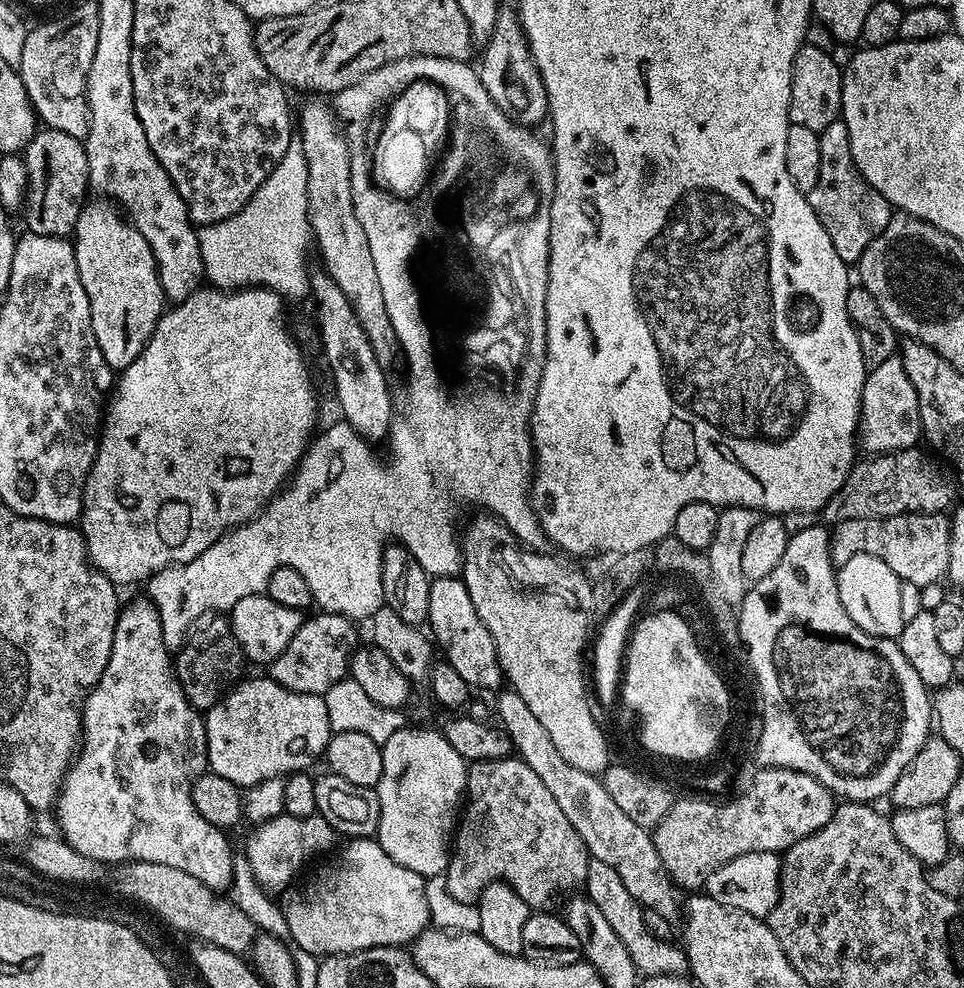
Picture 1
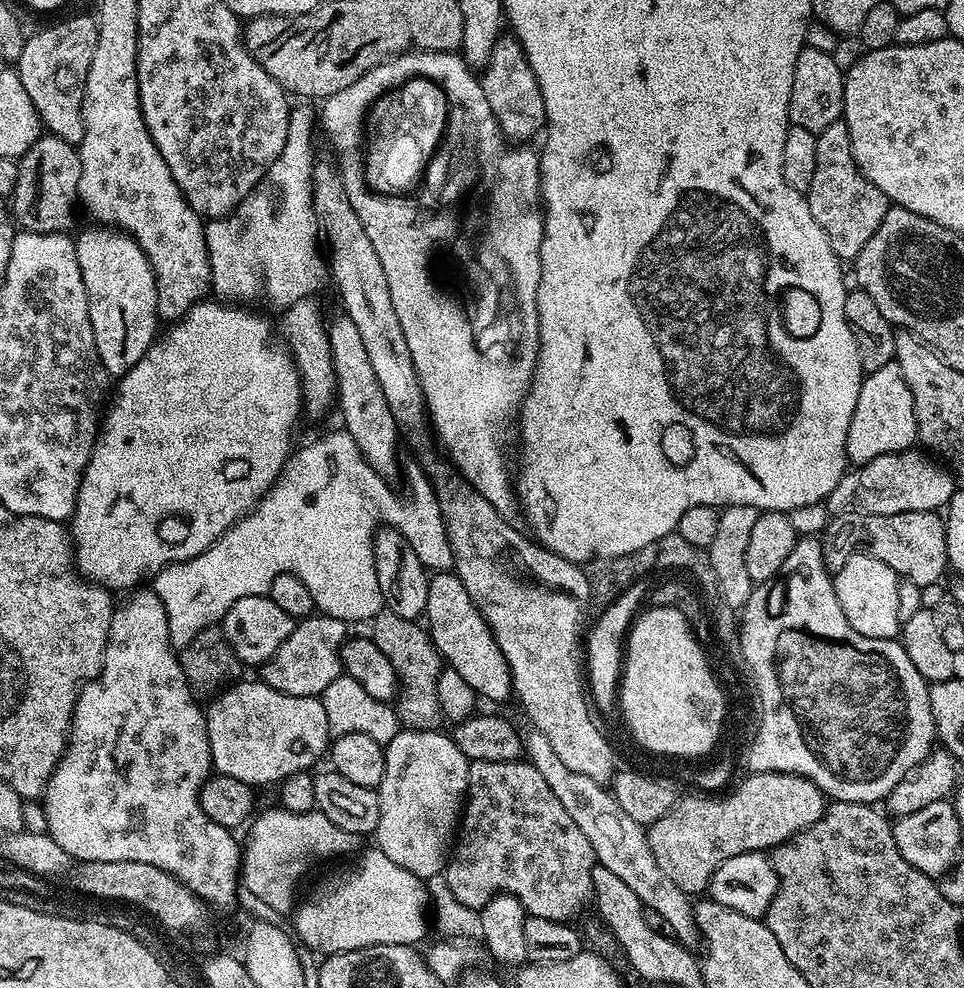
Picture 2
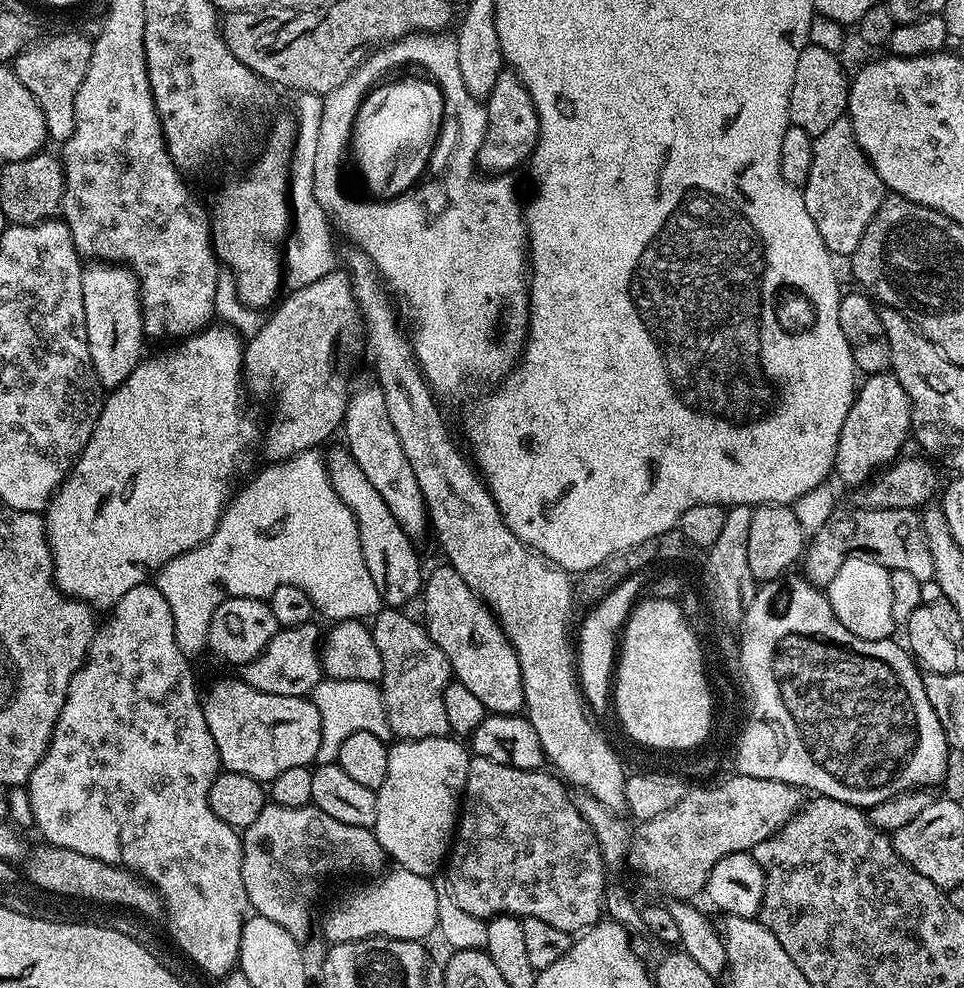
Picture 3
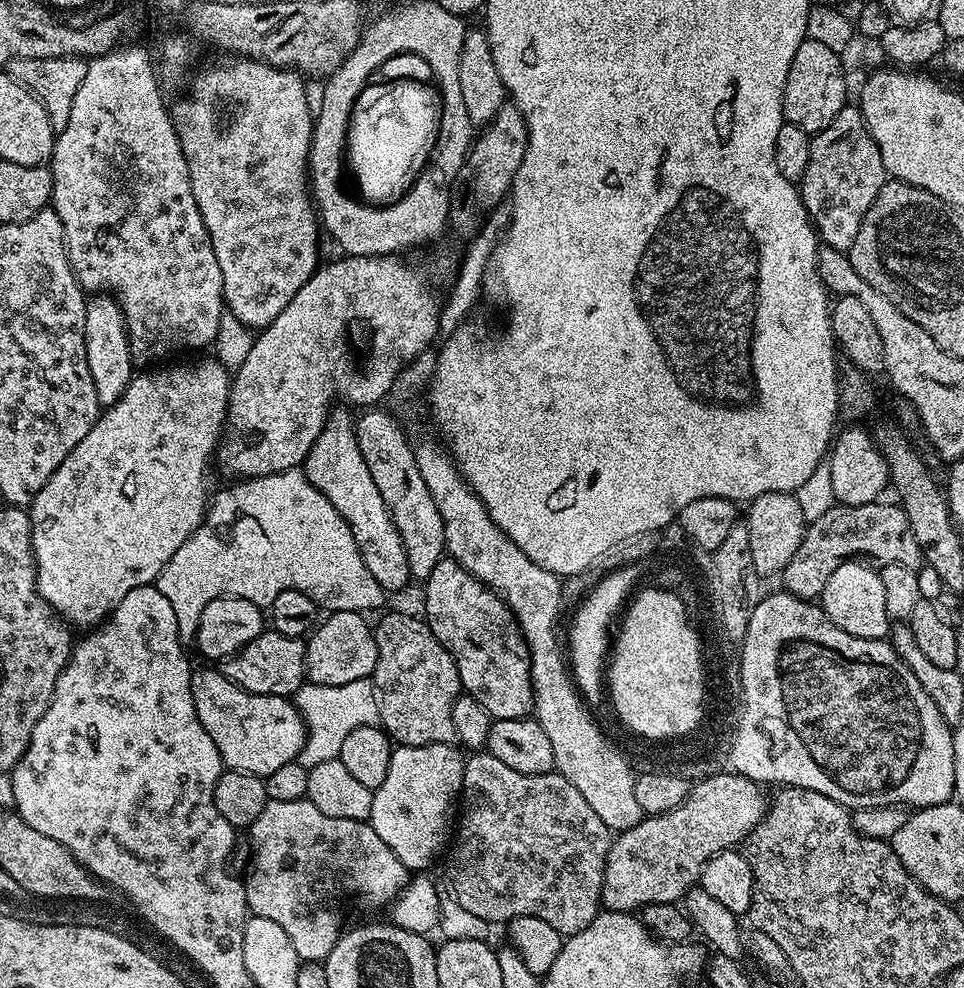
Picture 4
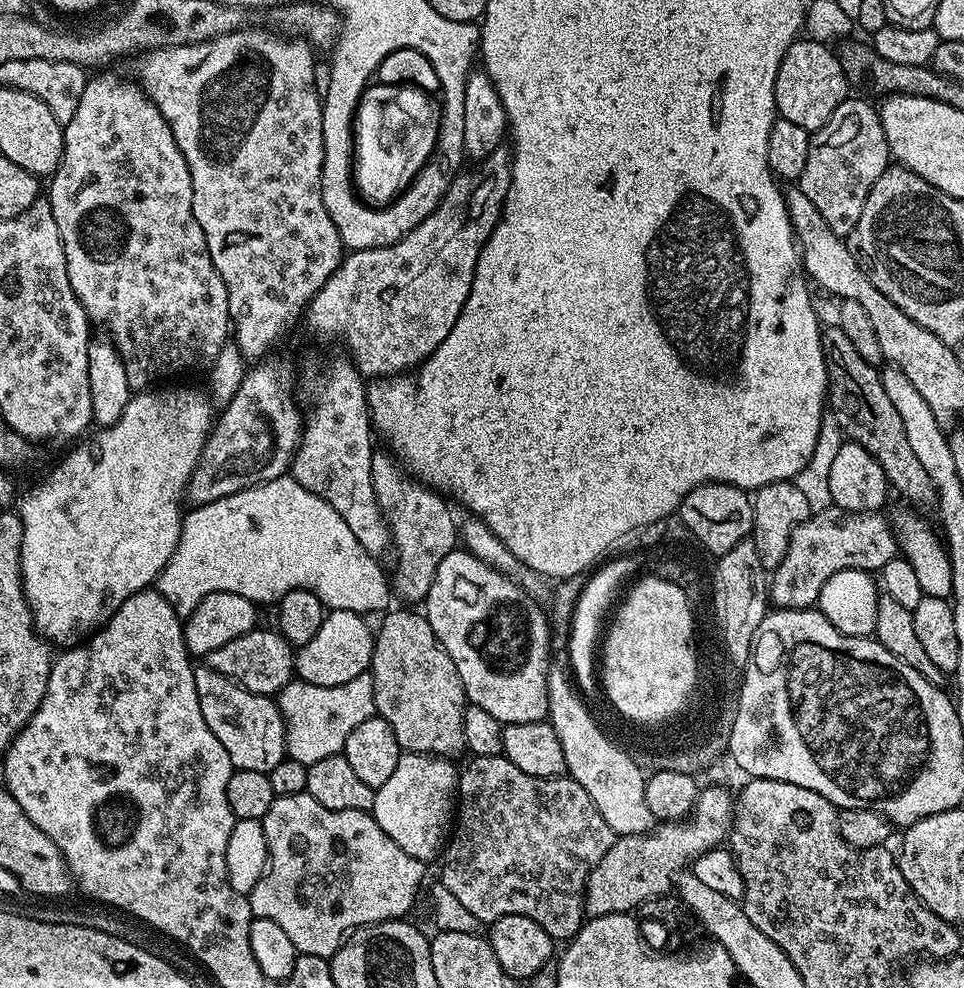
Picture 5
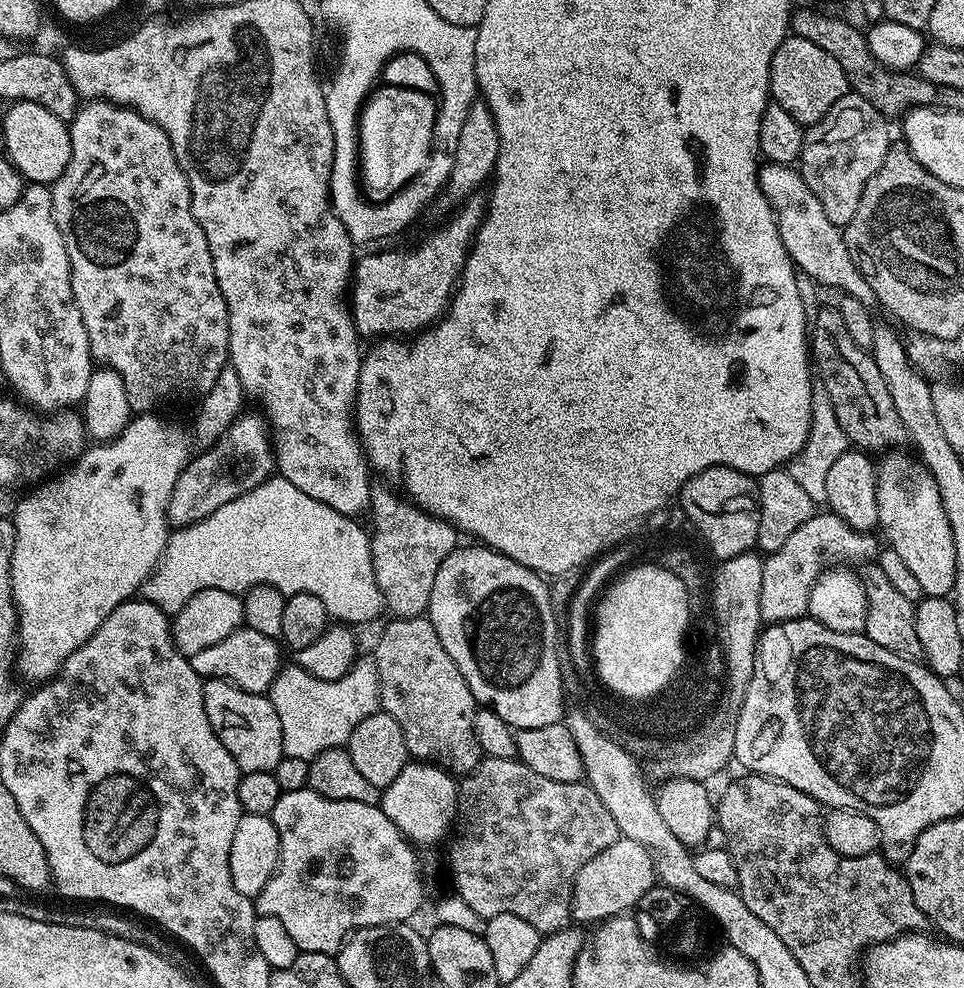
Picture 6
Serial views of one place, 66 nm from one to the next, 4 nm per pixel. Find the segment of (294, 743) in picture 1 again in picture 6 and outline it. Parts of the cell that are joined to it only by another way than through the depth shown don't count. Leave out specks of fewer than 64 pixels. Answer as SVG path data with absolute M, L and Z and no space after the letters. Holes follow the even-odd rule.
M204 680L204 705L206 718L210 718L214 734L218 734L218 742L230 750L241 773L271 772L278 766L285 755L282 722L278 722L278 714L267 695L250 694L225 680Z

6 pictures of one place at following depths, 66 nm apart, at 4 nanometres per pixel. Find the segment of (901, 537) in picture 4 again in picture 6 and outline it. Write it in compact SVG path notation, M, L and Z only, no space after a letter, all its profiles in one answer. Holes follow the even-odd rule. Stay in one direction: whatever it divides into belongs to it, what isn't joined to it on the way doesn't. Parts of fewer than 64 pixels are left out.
M831 510L817 511L809 520L802 522L802 526L798 526L798 530L794 530L794 534L790 534L790 538L786 538L786 542L781 548L769 552L763 557L762 598L758 598L761 621L765 625L770 625L807 617L810 590L816 579L820 577L820 573L833 566L859 566L875 561L882 551L882 544L879 539L876 541L874 537L872 532L854 530Z

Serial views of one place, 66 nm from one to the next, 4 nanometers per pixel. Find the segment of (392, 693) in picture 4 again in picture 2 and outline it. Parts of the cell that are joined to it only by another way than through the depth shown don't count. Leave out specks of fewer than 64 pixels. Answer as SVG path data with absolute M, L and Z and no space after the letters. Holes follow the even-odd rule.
M382 610L370 621L370 637L390 660L398 685L394 707L396 716L405 729L431 732L442 724L438 706L438 674L442 667L440 651L432 645L432 638L416 620L407 620L393 612Z

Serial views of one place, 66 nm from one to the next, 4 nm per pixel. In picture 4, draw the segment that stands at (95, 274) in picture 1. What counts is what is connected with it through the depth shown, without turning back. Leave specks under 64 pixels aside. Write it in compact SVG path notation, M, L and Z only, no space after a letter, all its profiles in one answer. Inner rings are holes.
M100 294L87 301L86 314L86 362L90 370L90 378L94 378L94 390L98 390L98 402L102 406L116 404L118 398L128 389L134 375L134 361L130 342L128 341L128 326L124 312L115 299L108 294Z

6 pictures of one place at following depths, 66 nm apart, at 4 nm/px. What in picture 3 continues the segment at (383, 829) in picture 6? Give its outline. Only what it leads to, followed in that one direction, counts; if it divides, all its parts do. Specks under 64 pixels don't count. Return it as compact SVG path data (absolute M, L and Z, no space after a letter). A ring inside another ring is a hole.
M265 803L262 814L258 814L258 818L254 818L254 822L243 829L242 839L242 886L246 886L249 909L257 916L276 922L299 942L306 941L312 932L312 907L320 896L320 887L327 876L340 876L343 872L376 874L386 864L384 851L373 829L346 826L346 822L338 822L338 818L330 818L330 814L314 806L291 808Z

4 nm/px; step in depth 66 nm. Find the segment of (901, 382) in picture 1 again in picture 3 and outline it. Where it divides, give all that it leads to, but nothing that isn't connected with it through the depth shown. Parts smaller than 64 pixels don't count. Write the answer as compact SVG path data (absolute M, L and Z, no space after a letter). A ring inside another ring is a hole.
M891 371L871 373L865 380L868 381L859 385L856 401L850 406L850 414L846 414L846 422L842 422L834 469L835 479L855 486L868 484L874 474L901 455L900 447L904 439L909 439L913 425L912 401Z

